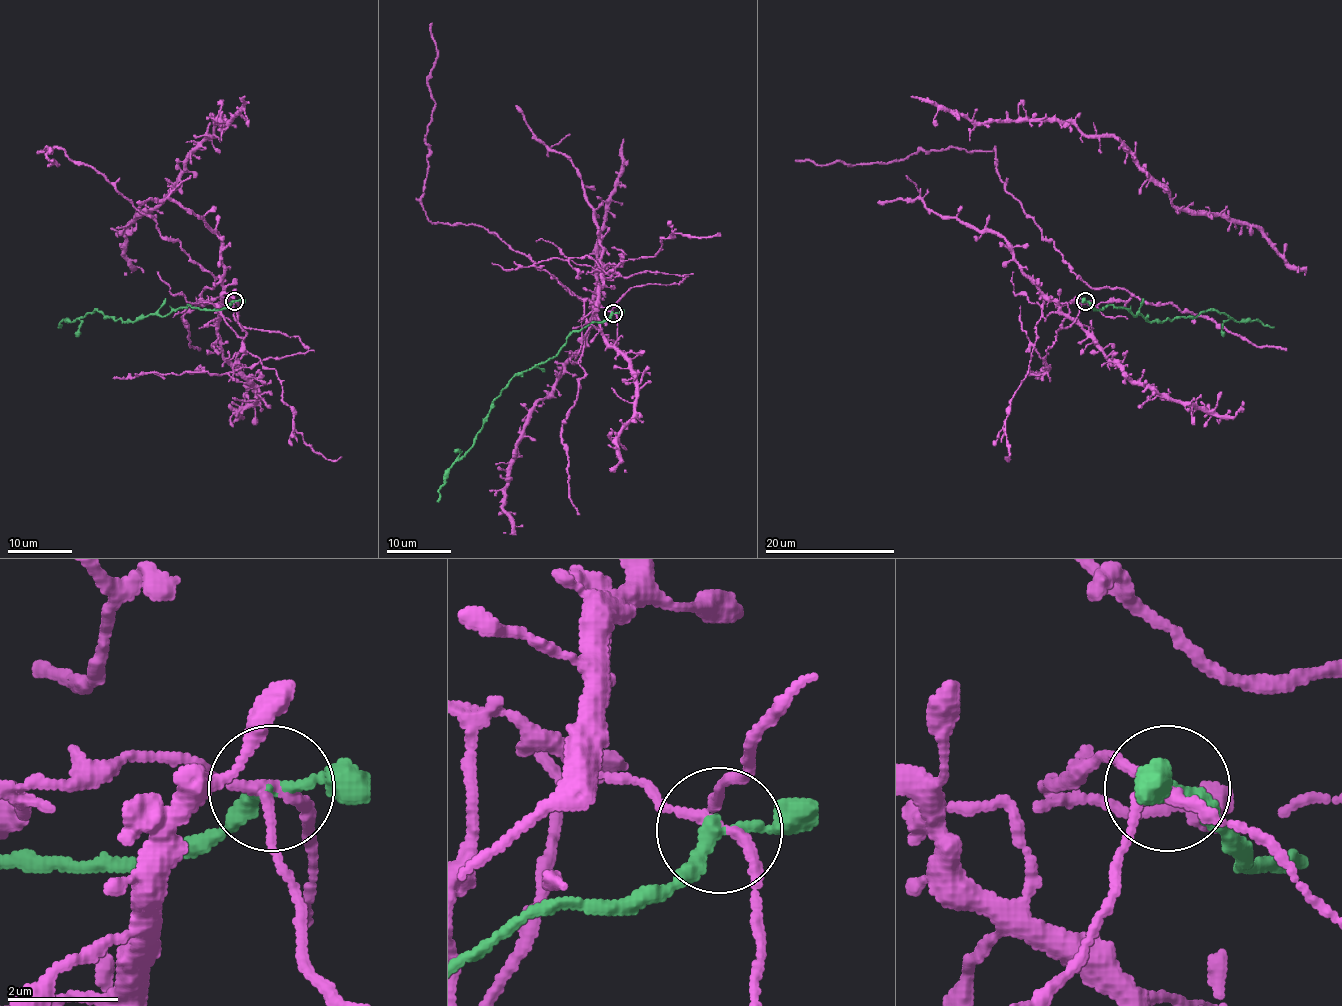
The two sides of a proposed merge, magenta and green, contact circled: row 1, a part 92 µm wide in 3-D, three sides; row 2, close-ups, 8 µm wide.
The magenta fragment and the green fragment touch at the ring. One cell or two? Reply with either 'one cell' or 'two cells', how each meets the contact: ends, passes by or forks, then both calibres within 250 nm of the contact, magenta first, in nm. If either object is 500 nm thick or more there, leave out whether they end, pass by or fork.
two cells; magenta forks; green passes by; calibres 170 and 240 nm

